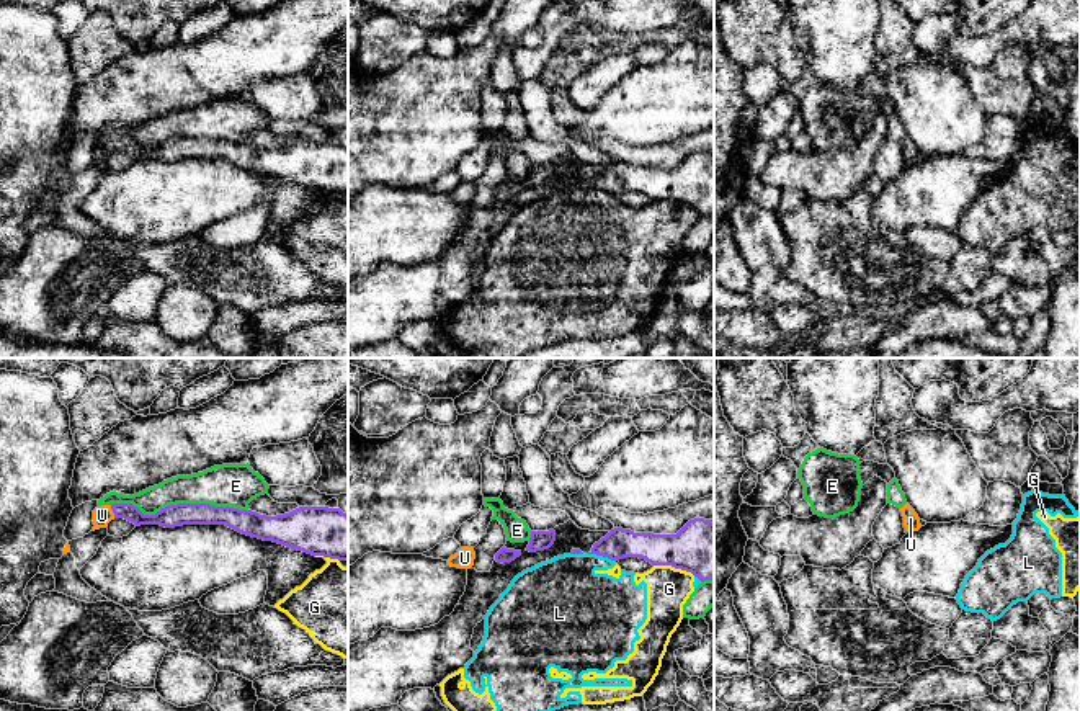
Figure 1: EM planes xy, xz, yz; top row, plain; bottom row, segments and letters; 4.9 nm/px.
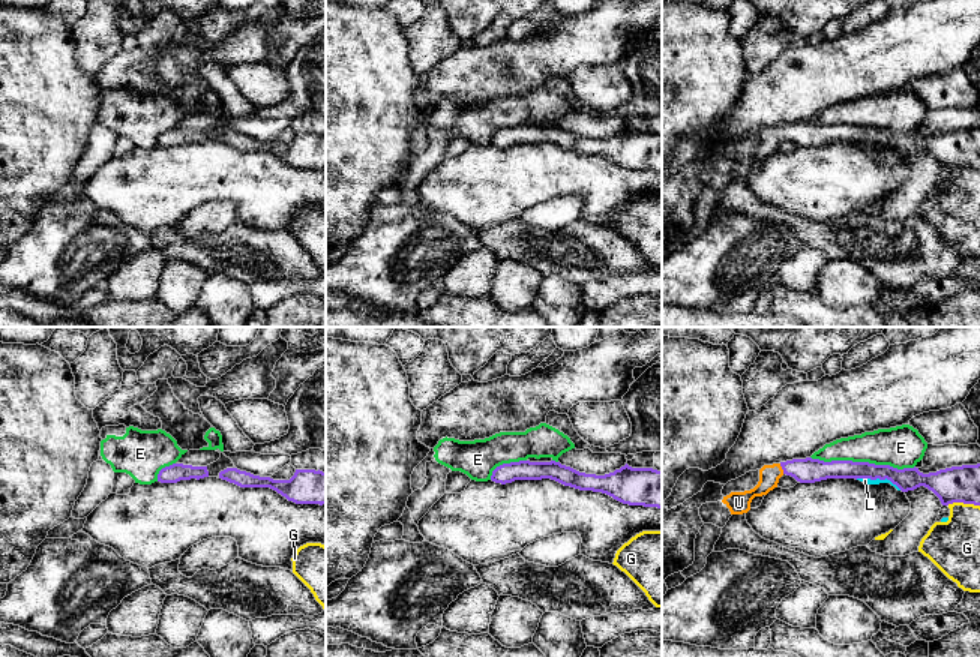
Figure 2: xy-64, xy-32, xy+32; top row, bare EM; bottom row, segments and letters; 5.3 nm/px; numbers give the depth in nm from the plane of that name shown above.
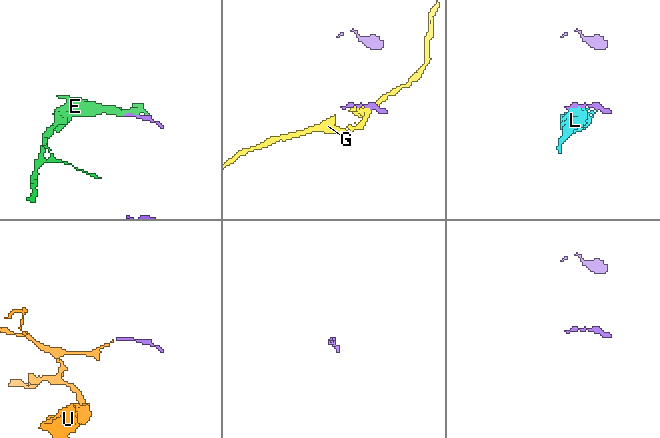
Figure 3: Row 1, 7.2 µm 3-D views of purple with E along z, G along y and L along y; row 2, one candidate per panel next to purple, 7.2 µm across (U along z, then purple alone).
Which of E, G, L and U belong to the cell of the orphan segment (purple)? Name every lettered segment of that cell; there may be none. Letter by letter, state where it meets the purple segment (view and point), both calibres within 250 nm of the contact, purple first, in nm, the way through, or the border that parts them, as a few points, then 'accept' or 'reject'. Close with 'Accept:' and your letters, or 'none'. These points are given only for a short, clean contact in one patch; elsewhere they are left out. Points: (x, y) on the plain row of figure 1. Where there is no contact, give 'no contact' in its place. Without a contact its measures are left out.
E: meets purple in xy at (178, 138); 110 nm thick on the purple side, 200 nm on the other; reject
G: meets purple in xz at (675, 201); 280 nm thick on the purple side, 200 nm on the other; border along xz (654, 198), (670, 198), (695, 210); reject
L: meets purple in xz at (602, 188); 150 nm thick on the purple side, 340 nm on the other; reject
U: meets purple in xy at (113, 146); 80 nm thick on the purple side, 100 nm on the other; accept
Accept: U

